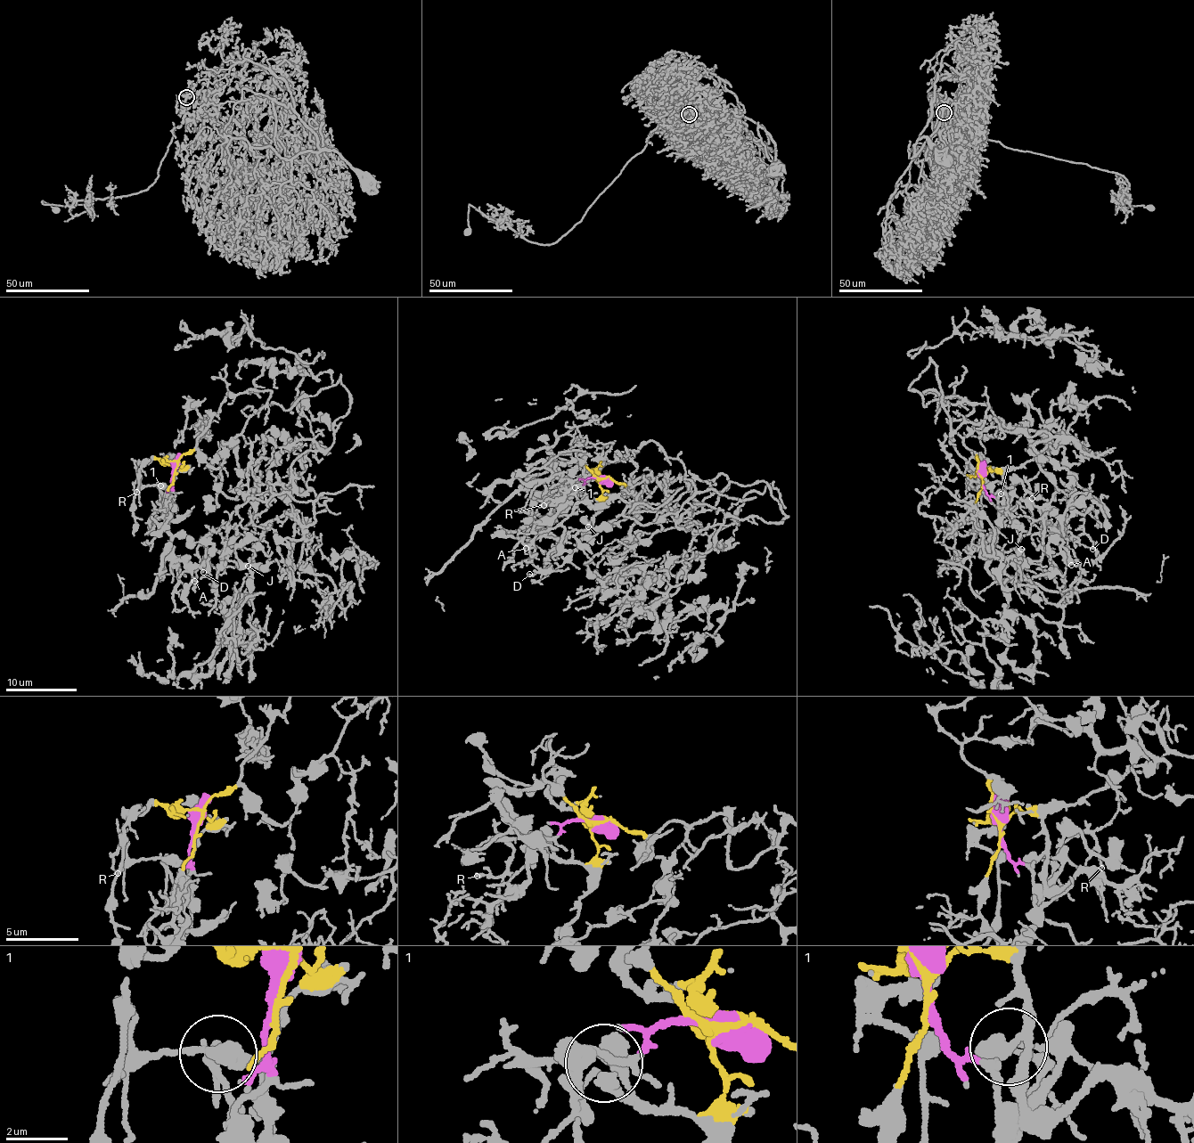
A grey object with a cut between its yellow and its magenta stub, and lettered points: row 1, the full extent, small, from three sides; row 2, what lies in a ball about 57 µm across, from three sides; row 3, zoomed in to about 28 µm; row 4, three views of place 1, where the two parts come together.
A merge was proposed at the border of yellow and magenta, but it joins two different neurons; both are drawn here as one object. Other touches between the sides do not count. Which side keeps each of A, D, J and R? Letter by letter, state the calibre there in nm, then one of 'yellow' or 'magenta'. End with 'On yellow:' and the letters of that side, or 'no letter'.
A: 190 nm | yellow
D: 140 nm | yellow
J: 480 nm | yellow
R: 140 nm | yellow
On yellow: A, D, J, R

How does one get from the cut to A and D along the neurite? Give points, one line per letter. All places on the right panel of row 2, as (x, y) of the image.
A: (981, 476), (951, 425), (971, 405), (909, 389), (930, 363), (986, 497), (1032, 534), (1067, 529), (1071, 565)
D: (981, 476), (951, 425), (971, 405), (909, 389), (930, 363), (992, 502), (1093, 550)

